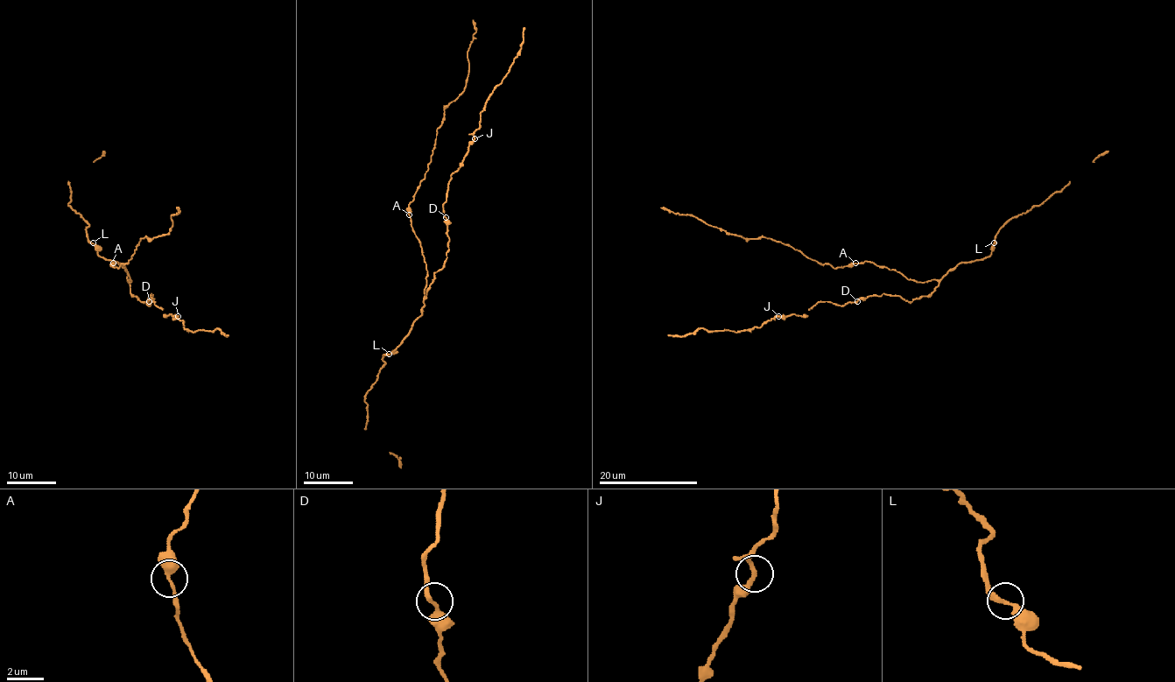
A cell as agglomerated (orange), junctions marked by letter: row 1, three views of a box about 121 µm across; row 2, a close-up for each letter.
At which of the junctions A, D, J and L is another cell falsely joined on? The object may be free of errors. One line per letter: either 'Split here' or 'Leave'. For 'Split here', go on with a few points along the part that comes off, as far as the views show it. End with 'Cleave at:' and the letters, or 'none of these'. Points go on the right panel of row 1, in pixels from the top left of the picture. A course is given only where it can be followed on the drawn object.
A: Leave
D: Leave
J: Leave
L: Leave
Cleave at: none of these

